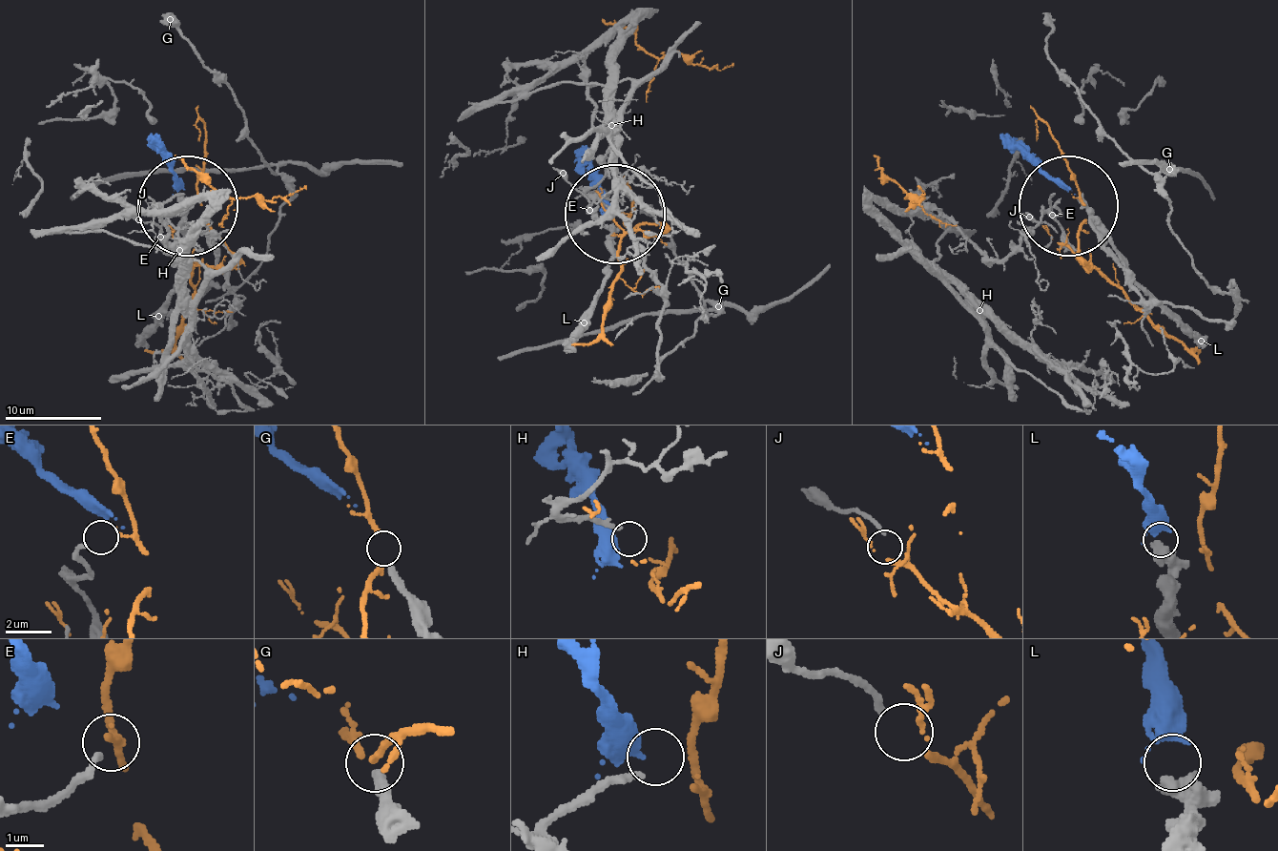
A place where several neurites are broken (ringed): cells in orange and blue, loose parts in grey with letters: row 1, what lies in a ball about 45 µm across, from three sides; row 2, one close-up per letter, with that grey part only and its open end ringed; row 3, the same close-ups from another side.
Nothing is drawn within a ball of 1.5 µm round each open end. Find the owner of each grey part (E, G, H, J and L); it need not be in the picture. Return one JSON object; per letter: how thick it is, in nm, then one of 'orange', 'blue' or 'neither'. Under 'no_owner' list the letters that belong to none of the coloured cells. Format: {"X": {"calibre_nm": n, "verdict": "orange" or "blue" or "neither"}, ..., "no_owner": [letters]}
{"E": {"calibre_nm": 200, "verdict": "neither"}, "G": {"calibre_nm": 280, "verdict": "neither"}, "H": {"calibre_nm": 200, "verdict": "neither"}, "J": {"calibre_nm": 160, "verdict": "orange"}, "L": {"calibre_nm": 360, "verdict": "blue"}, "no_owner": ["E", "G", "H"]}

